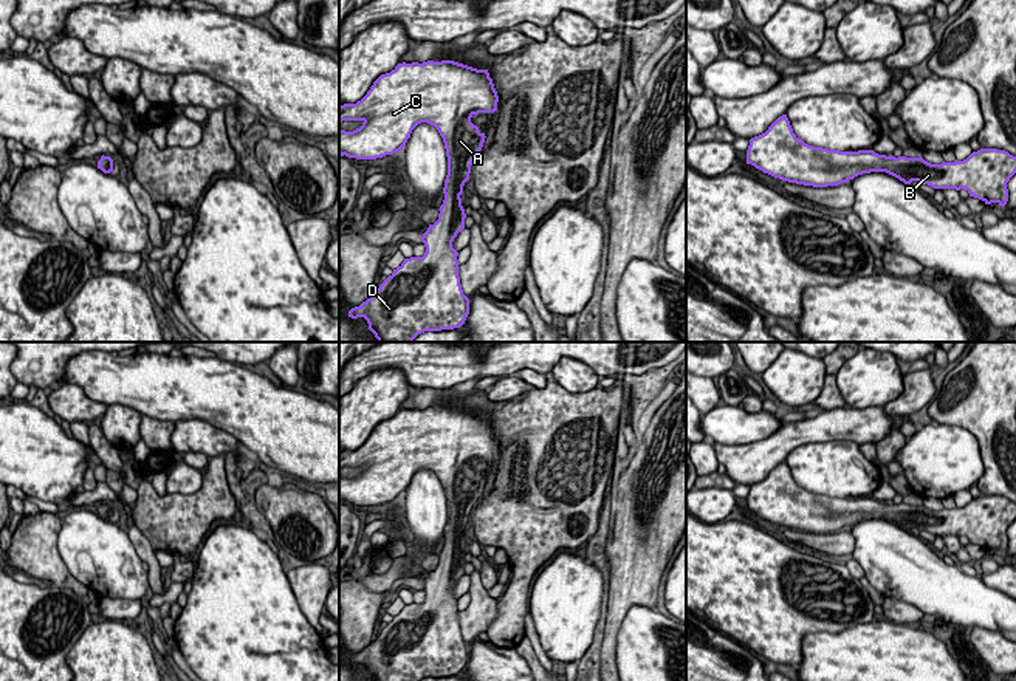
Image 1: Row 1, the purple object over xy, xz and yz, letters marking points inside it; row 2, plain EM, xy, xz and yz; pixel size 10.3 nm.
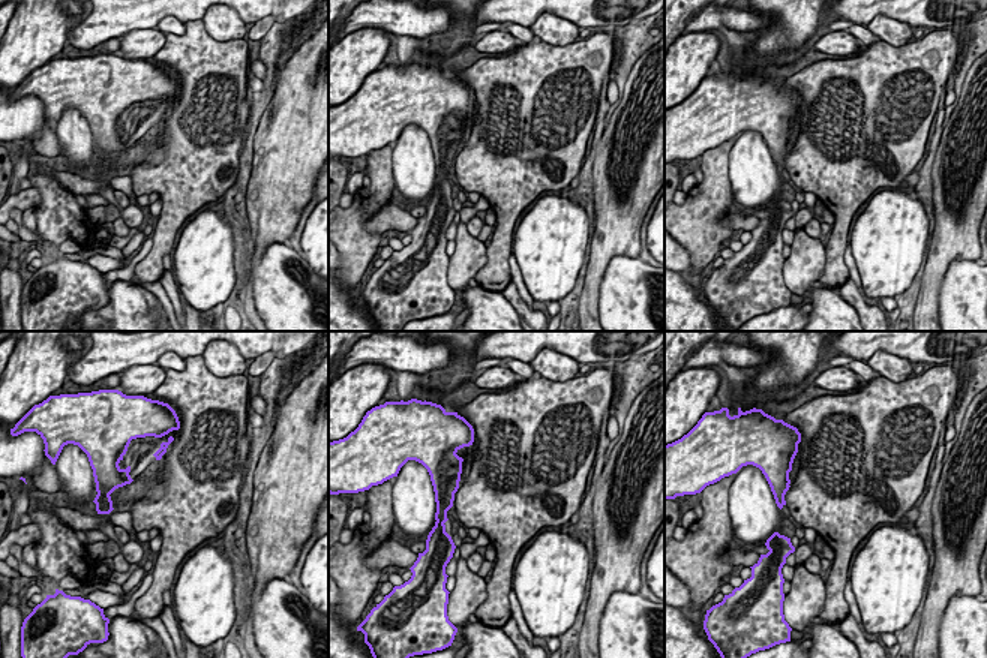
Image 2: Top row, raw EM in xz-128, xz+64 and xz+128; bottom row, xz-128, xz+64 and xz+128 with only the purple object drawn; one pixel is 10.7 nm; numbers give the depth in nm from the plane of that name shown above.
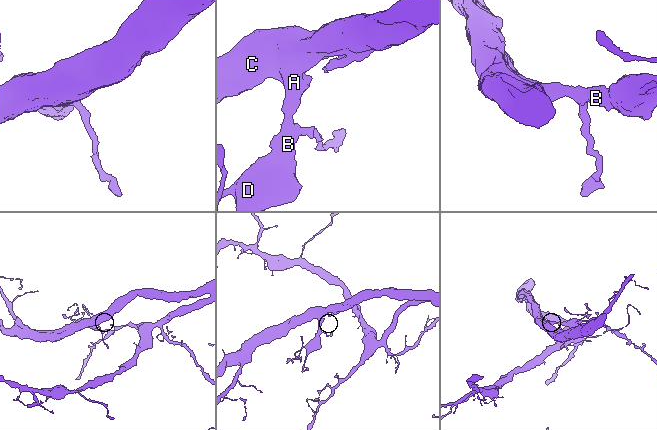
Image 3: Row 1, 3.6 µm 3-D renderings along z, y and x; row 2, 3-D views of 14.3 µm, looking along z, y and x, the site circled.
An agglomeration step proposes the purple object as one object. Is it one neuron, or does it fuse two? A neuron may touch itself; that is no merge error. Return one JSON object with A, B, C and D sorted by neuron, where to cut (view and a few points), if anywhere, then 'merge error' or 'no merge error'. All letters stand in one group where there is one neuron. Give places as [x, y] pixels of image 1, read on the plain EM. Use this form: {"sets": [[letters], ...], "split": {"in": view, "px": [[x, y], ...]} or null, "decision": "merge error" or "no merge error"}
{"sets": [["A", "B", "C", "D"]], "split": null, "decision": "no merge error"}

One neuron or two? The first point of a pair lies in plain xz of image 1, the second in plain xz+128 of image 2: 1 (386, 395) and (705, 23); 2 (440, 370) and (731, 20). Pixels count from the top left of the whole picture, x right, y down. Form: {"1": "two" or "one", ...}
{"1": "two", "2": "one"}

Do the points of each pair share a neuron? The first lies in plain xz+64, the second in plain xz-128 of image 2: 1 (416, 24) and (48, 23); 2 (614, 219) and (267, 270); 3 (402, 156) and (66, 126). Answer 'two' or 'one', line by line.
1: two
2: two
3: one

